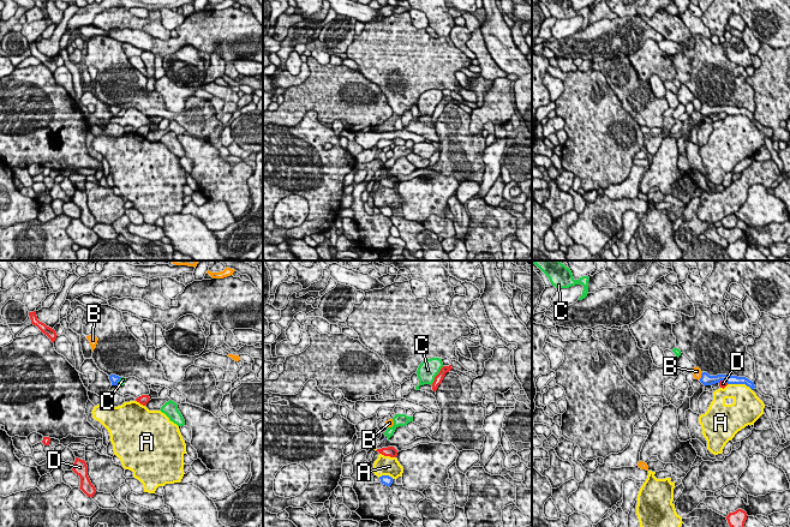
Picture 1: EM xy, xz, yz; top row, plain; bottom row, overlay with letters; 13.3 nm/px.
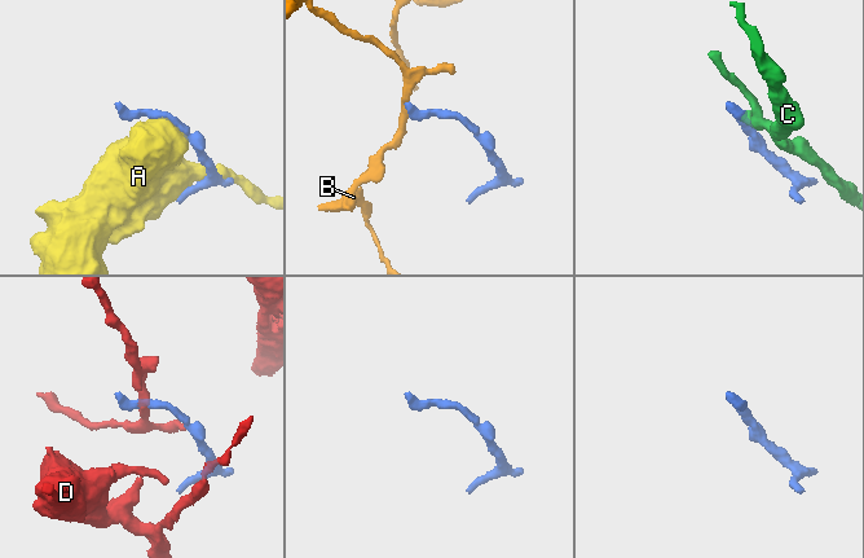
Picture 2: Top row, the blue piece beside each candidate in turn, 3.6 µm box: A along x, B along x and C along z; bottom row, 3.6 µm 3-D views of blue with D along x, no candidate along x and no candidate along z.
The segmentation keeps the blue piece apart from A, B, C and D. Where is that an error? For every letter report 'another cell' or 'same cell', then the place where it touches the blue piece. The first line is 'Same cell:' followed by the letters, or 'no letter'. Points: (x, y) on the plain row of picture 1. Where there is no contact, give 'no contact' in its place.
Same cell: no letter
A: another cell; meets blue in yz at (740, 114)
B: another cell; meets blue in yz at (701, 107)
C: another cell; meets blue in xy at (119, 111)
D: another cell; meets blue in yz at (723, 111)

